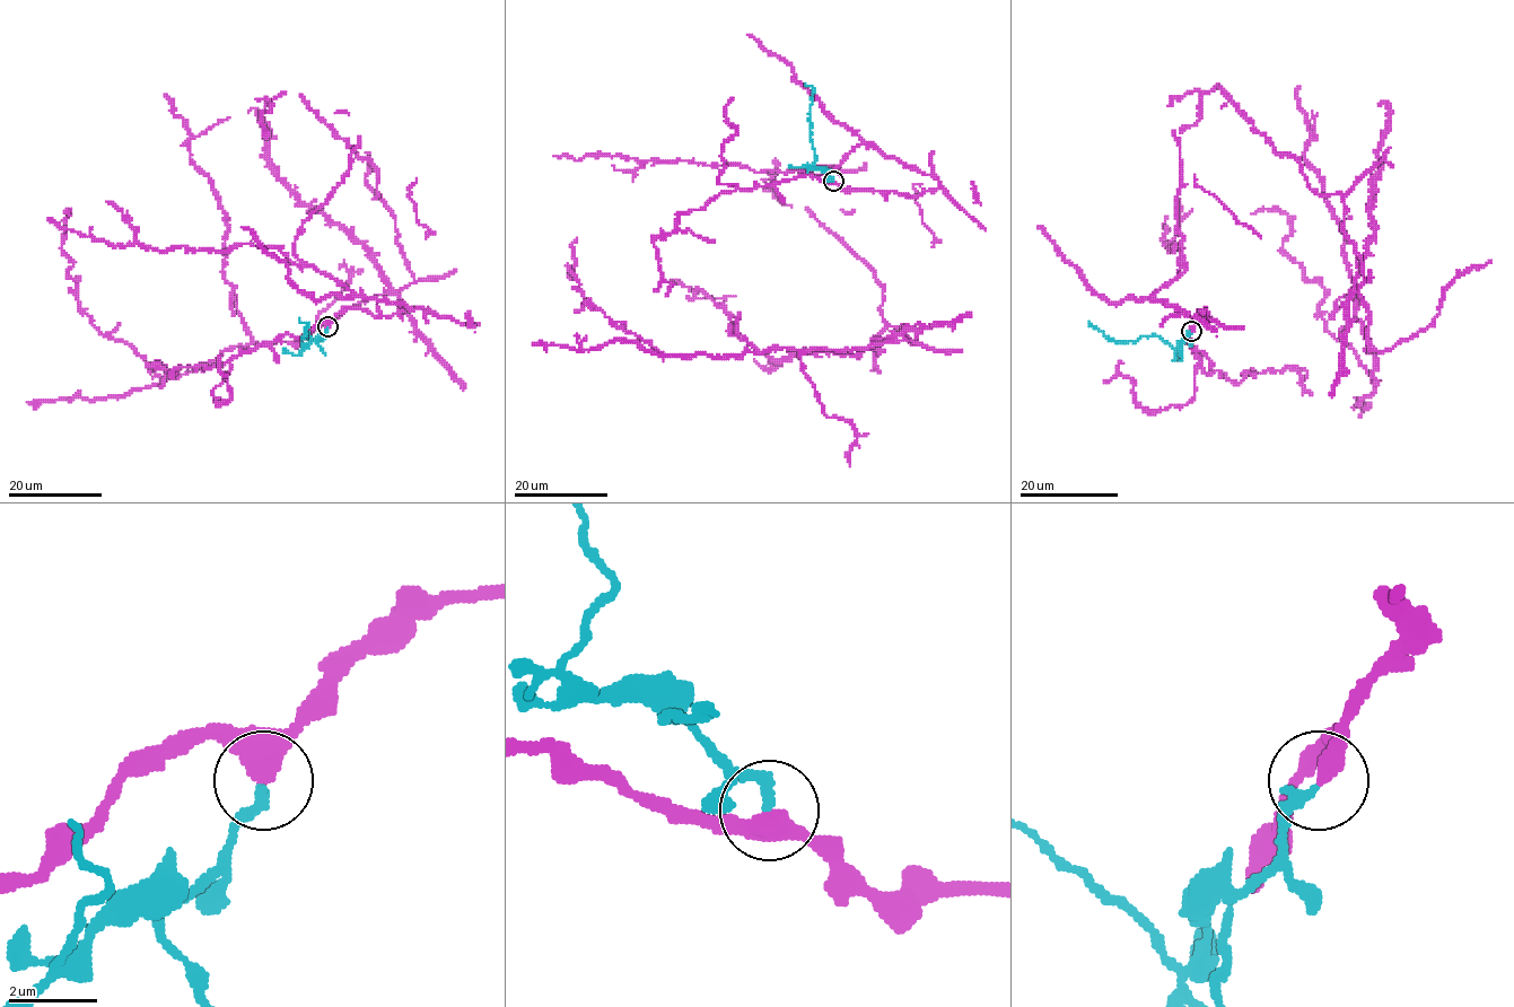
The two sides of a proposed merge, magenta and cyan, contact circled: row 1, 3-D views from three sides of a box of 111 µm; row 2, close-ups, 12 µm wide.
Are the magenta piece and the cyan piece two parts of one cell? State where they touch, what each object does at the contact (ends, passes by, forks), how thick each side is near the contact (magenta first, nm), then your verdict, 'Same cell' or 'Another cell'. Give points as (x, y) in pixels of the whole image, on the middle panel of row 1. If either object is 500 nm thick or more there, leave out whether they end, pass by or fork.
Place: (833, 181). Thickness 500 nm (magenta) against 240 nm. Another cell

